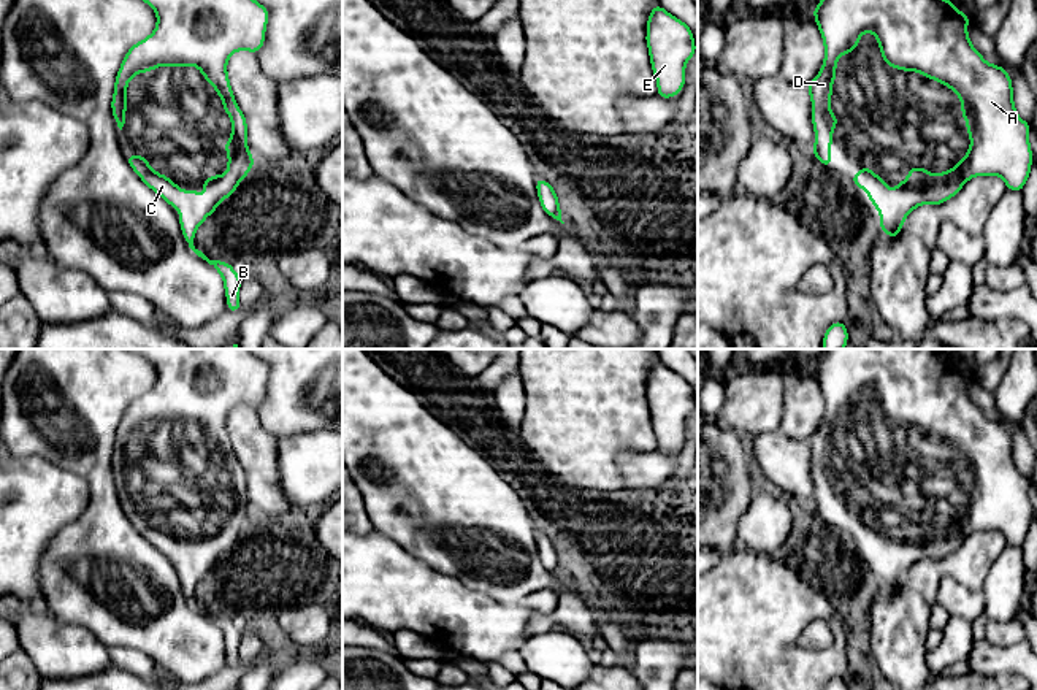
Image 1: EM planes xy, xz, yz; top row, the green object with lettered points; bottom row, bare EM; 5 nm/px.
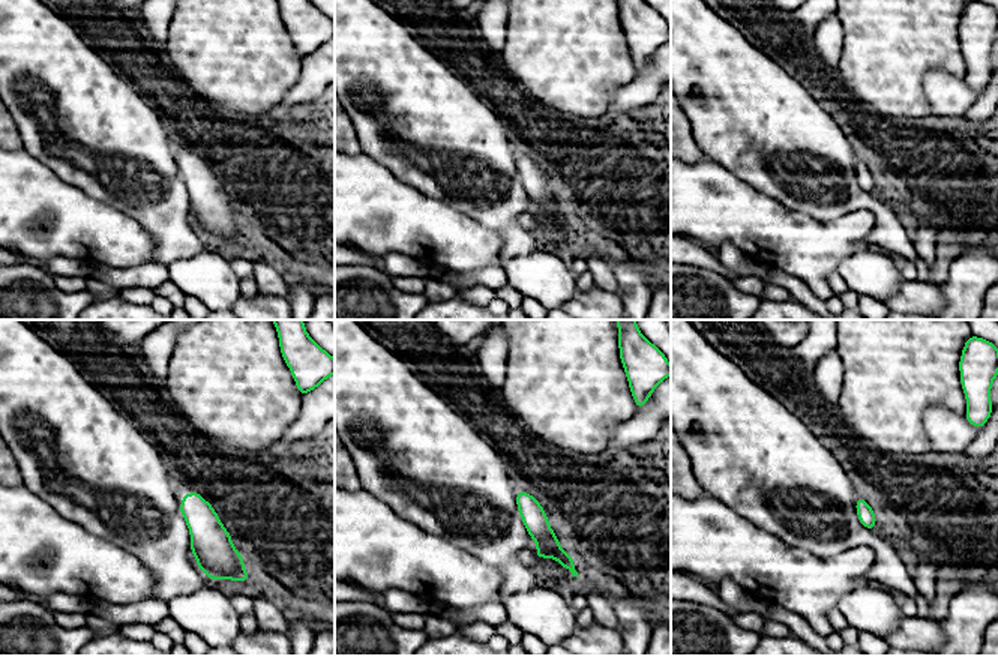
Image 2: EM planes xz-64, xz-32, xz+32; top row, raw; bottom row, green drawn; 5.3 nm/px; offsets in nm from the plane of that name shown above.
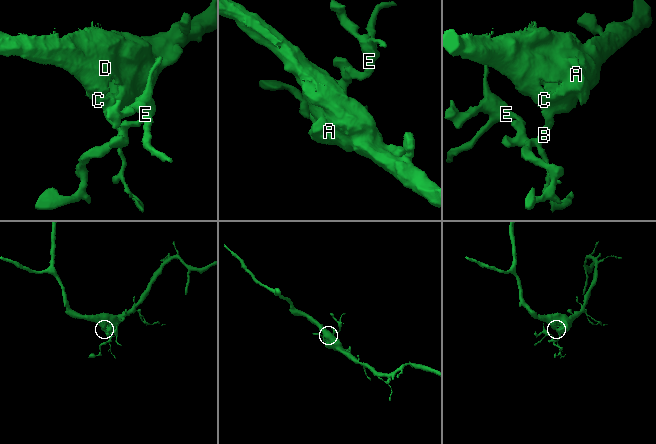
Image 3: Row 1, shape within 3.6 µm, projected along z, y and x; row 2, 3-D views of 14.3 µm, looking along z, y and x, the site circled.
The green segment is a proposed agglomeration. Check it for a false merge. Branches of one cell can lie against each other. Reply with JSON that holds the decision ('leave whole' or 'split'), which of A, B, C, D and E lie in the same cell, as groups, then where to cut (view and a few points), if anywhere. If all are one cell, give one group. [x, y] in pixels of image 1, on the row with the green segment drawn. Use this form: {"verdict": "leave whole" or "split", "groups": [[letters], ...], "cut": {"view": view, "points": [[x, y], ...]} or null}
{"verdict": "leave whole", "groups": [["A", "B", "C", "D", "E"]], "cut": null}

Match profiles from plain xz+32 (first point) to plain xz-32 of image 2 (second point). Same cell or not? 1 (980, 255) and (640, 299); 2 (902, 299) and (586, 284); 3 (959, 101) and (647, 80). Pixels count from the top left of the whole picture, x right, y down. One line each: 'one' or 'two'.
1: one
2: two
3: one

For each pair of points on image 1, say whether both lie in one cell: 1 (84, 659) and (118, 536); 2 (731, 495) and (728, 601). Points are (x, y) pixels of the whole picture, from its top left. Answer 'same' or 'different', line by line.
1: different
2: different

